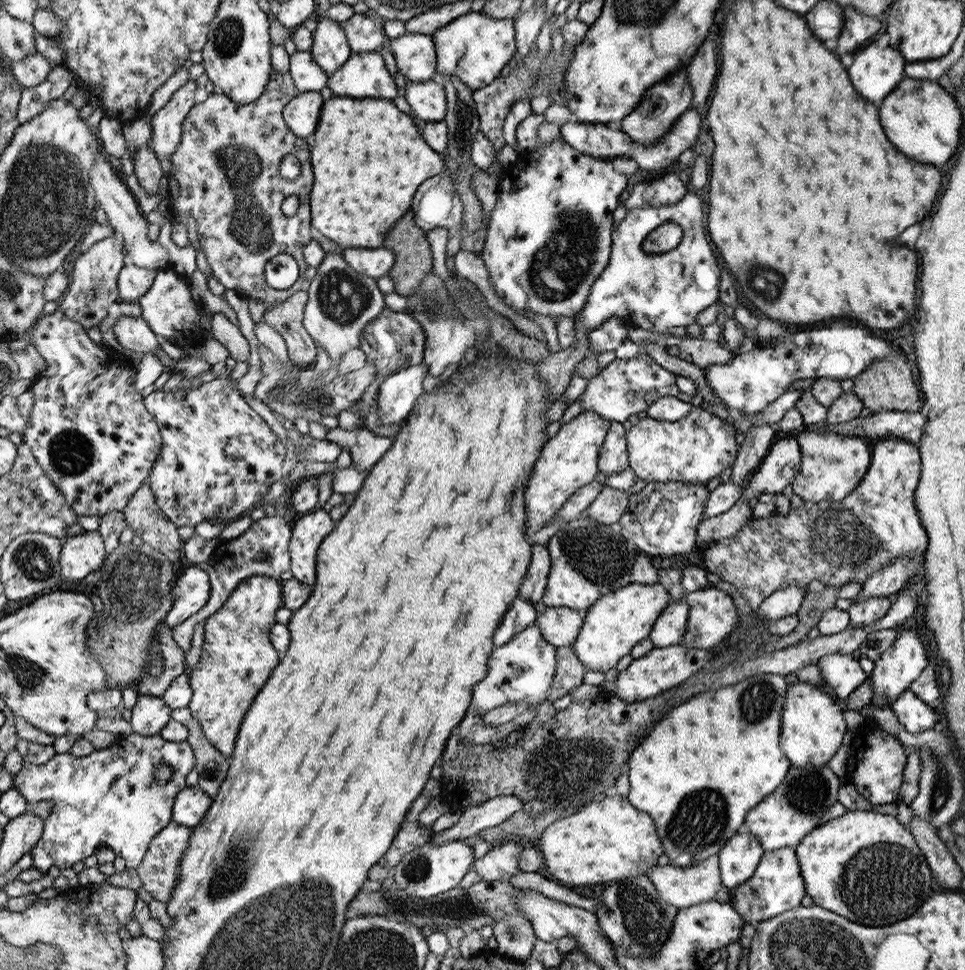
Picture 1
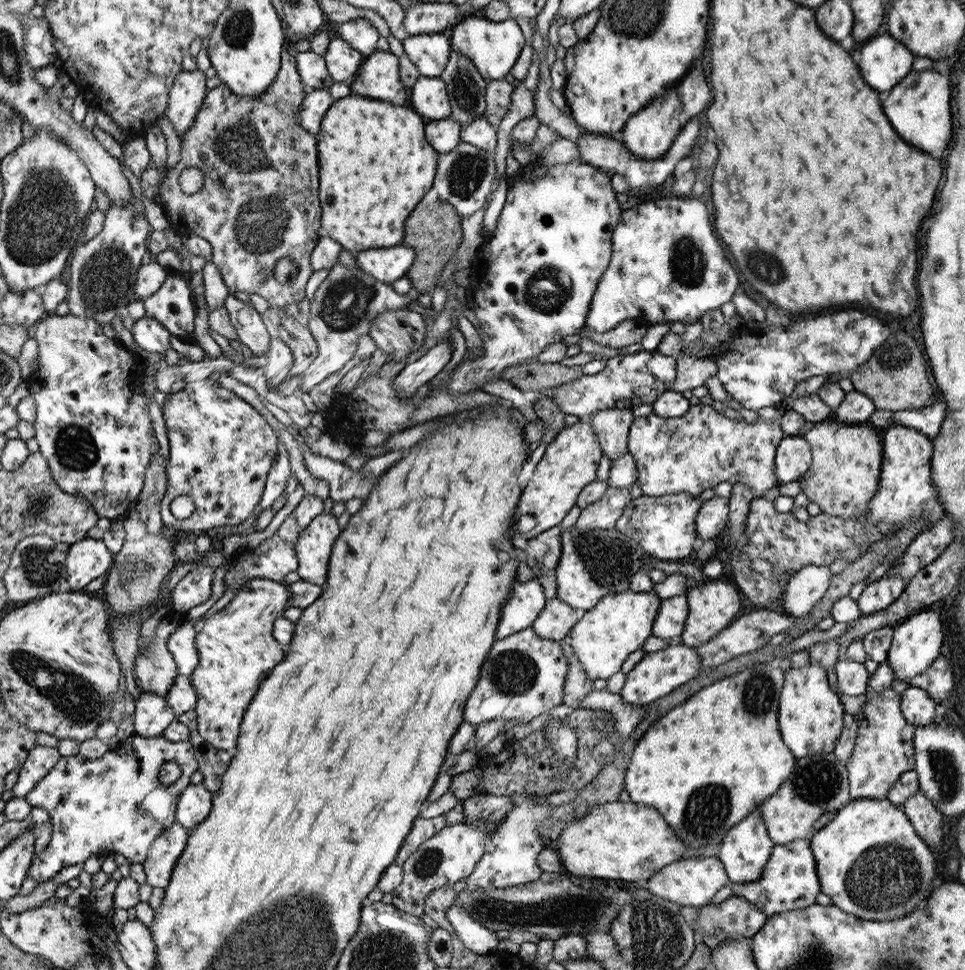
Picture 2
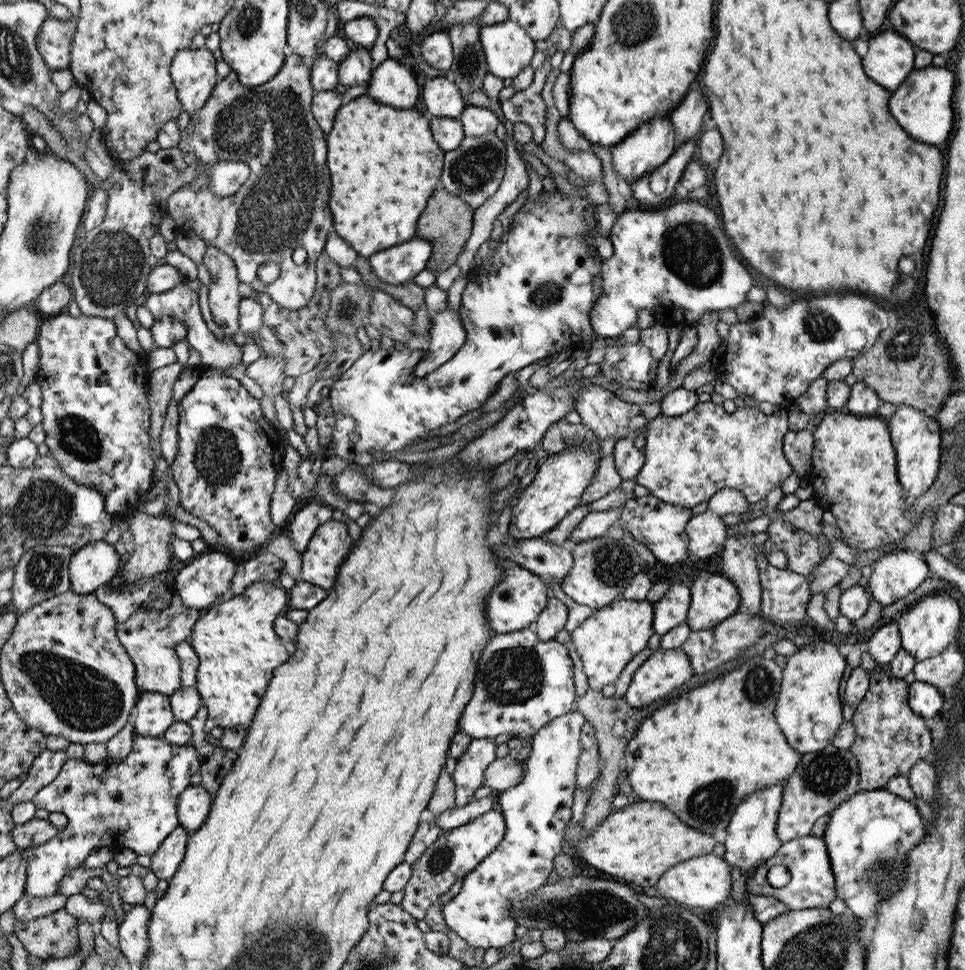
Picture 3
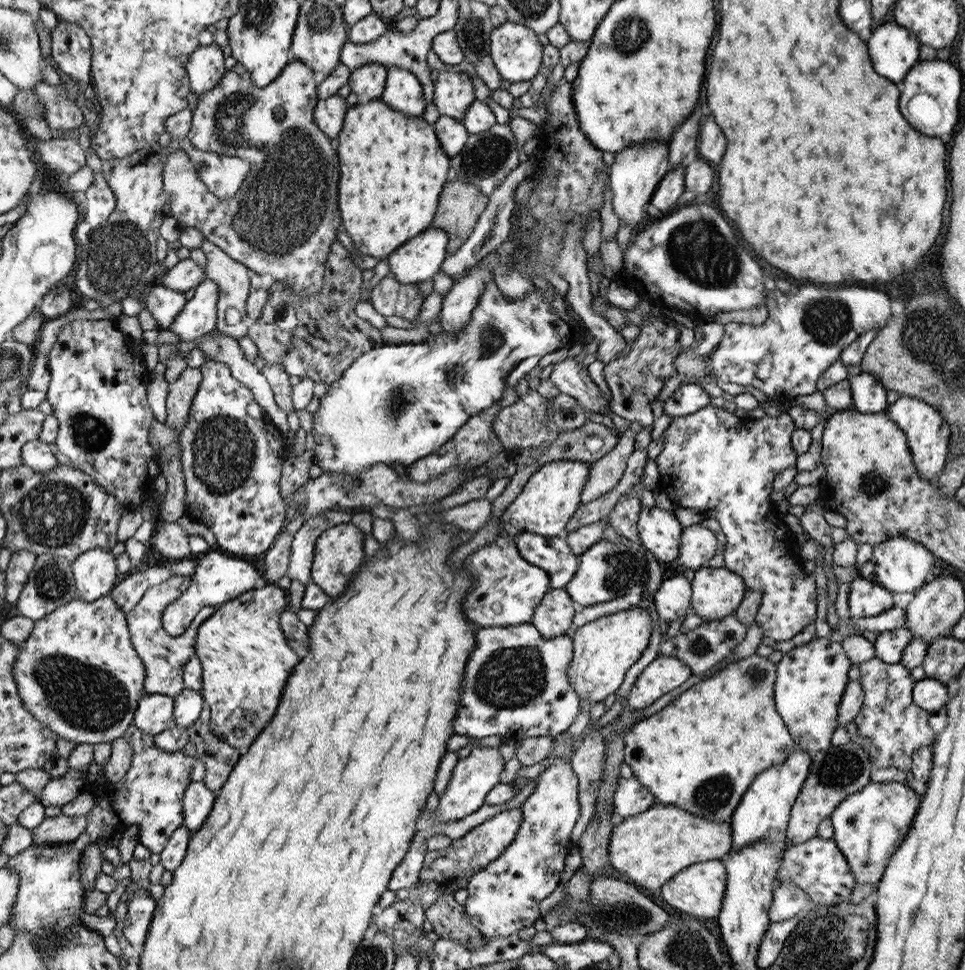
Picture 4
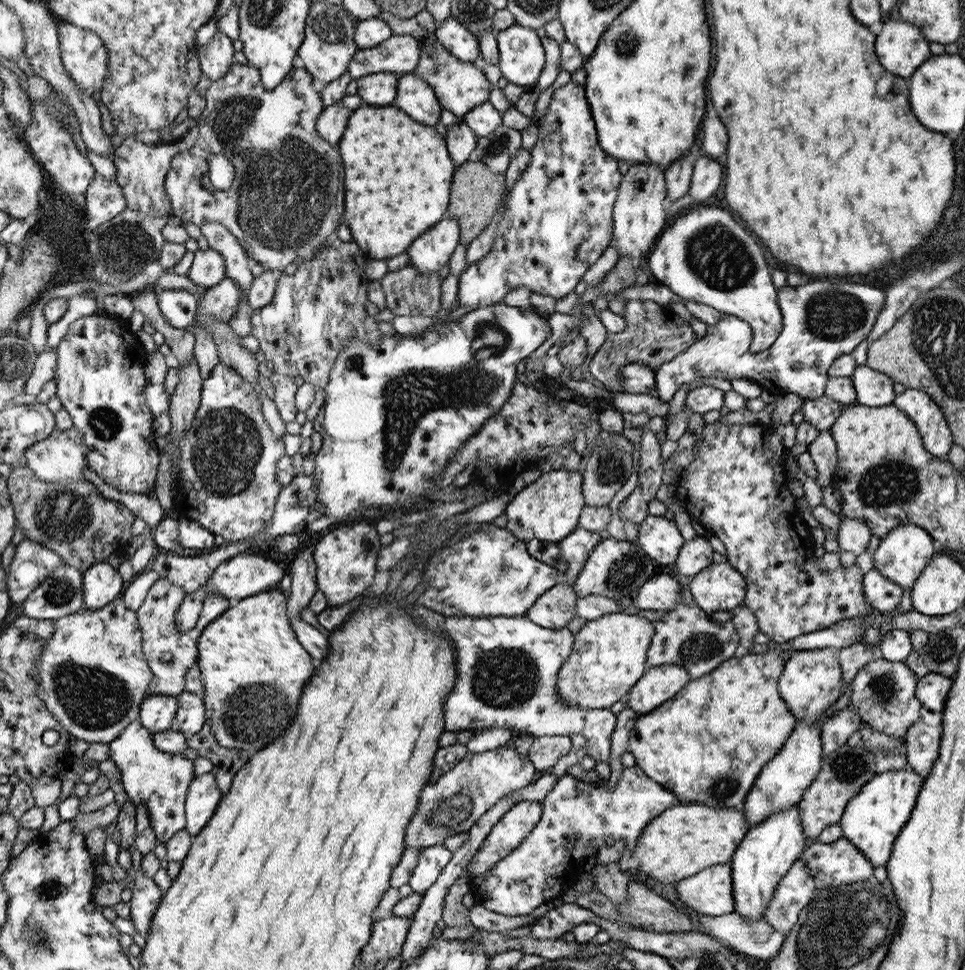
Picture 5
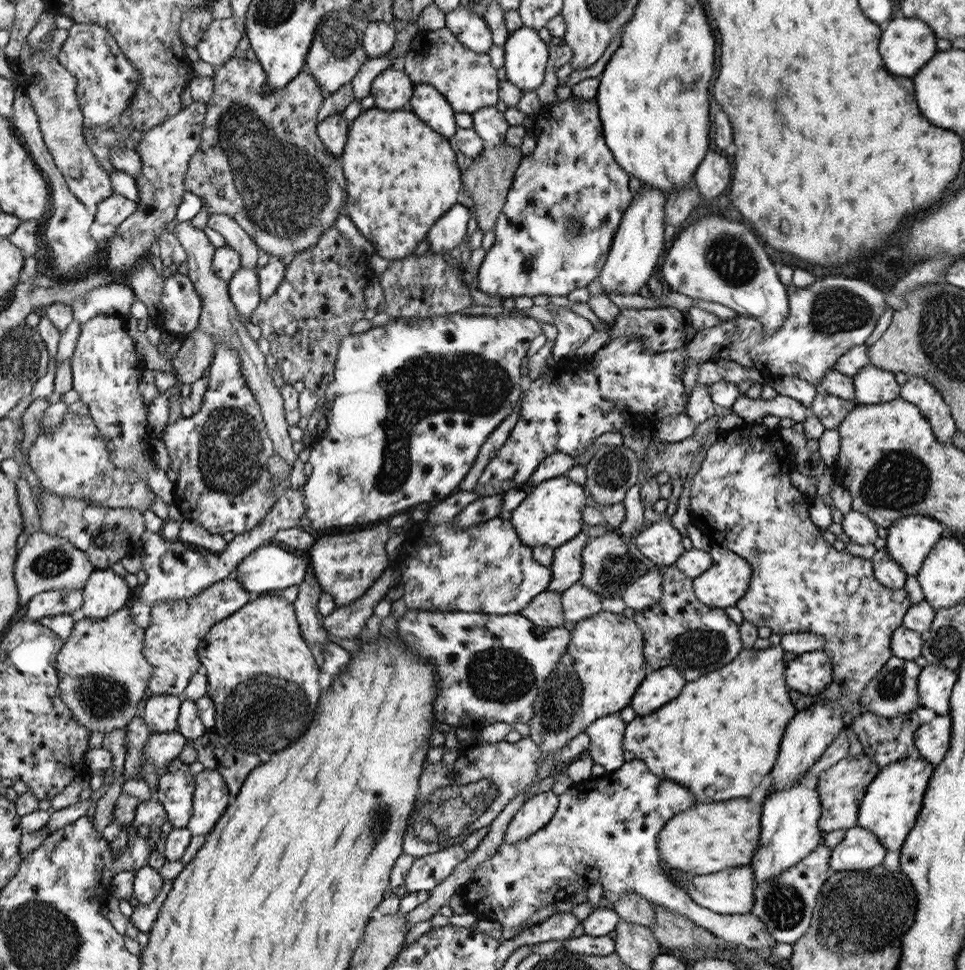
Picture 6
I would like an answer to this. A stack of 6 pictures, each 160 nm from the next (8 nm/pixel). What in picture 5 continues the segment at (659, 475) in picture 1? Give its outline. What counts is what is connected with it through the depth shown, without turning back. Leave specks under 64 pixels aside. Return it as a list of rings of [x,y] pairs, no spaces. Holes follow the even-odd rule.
[[[718,423],[714,425],[707,425],[700,440],[695,442],[697,445],[697,451],[695,452],[695,457],[692,463],[688,465],[688,470],[684,470],[682,474],[683,482],[677,486],[675,491],[675,497],[679,502],[686,507],[687,513],[692,521],[696,521],[706,529],[710,530],[715,536],[720,538],[720,540],[725,544],[727,561],[745,576],[746,582],[748,583],[748,591],[745,594],[744,606],[748,607],[756,617],[759,630],[768,636],[770,639],[775,640],[777,643],[790,642],[793,638],[797,636],[808,634],[809,632],[816,632],[817,630],[822,630],[822,628],[828,628],[830,625],[836,625],[838,621],[842,619],[856,618],[856,617],[875,617],[876,615],[882,615],[882,612],[877,612],[875,608],[872,608],[865,601],[865,591],[864,591],[864,574],[862,570],[858,569],[856,565],[851,567],[842,567],[840,565],[832,572],[827,572],[820,574],[818,566],[816,566],[816,556],[812,554],[818,552],[819,550],[814,546],[812,542],[809,520],[807,517],[796,518],[798,516],[798,508],[796,506],[796,497],[792,496],[788,492],[788,484],[786,484],[786,477],[784,474],[785,468],[785,458],[789,452],[788,448],[784,446],[780,439],[774,435],[774,432],[770,430],[769,427],[756,424],[750,426],[743,426],[740,424],[734,424],[734,426],[729,425],[719,425]]]

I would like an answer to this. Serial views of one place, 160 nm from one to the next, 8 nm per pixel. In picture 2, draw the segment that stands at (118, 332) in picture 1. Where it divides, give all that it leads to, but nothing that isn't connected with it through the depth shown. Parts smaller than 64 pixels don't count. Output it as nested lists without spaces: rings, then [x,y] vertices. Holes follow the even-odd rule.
[[[144,317],[134,322],[131,333],[136,344],[151,354],[165,355],[171,348],[172,334],[152,318]]]

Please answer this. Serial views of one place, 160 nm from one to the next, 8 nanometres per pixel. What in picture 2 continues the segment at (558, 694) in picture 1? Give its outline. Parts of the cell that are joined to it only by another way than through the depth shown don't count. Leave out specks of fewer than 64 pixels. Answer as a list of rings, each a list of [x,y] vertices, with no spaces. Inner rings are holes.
[[[564,638],[562,650],[565,650],[565,657],[569,658],[569,674],[565,678],[564,703],[572,706],[576,711],[582,707],[582,699],[594,689],[593,680],[588,678],[586,671],[574,654],[570,640]]]

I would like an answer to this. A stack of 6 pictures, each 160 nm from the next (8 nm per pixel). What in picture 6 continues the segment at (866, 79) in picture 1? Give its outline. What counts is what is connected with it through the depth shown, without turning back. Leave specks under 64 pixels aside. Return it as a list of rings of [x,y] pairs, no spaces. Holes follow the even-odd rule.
[[[895,18],[882,31],[882,58],[892,74],[915,74],[938,52],[933,30],[917,18]]]

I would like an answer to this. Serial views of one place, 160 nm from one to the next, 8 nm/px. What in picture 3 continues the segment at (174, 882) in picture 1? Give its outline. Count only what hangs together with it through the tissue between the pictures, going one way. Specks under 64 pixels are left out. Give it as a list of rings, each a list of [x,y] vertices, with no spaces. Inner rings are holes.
[[[179,826],[166,838],[161,848],[151,855],[149,870],[154,872],[159,880],[169,881],[177,873],[185,858],[190,836],[184,827]]]

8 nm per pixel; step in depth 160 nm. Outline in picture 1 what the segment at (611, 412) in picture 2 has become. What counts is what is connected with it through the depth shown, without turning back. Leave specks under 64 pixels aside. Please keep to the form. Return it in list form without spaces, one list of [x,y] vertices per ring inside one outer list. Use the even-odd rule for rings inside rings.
[[[610,422],[608,436],[600,452],[600,470],[607,476],[618,474],[629,467],[627,430],[628,424]]]

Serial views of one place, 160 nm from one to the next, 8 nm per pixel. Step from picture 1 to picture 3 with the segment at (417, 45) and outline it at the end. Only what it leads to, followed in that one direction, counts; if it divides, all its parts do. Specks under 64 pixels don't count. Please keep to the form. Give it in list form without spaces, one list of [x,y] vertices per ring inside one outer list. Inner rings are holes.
[[[447,30],[431,33],[419,45],[424,60],[438,70],[449,70],[453,66],[453,43]]]

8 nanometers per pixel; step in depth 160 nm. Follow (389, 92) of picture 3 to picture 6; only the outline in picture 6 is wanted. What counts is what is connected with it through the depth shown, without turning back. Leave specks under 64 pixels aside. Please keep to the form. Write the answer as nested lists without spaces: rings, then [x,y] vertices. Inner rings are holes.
[[[428,84],[414,85],[414,94],[409,98],[407,109],[412,110],[422,122],[430,122],[430,128],[438,134],[452,138],[457,132],[456,121],[454,121],[453,106],[448,99]]]

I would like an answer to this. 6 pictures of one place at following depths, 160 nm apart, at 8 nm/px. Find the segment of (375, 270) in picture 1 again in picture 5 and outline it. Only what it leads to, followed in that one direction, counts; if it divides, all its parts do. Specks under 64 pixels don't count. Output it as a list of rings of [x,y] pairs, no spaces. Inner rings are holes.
[[[446,216],[437,222],[434,230],[428,230],[406,249],[409,264],[422,274],[438,272],[449,264],[452,253],[459,245],[459,224]]]

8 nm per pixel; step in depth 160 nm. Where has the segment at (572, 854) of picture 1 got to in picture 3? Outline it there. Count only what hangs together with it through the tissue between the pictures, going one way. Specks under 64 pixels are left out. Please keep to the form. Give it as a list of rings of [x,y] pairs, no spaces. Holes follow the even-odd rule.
[[[639,801],[610,816],[594,828],[588,838],[573,843],[578,856],[589,864],[611,874],[642,891],[653,892],[657,882],[679,862],[712,853],[716,846],[714,836],[682,824],[674,812],[658,802]]]

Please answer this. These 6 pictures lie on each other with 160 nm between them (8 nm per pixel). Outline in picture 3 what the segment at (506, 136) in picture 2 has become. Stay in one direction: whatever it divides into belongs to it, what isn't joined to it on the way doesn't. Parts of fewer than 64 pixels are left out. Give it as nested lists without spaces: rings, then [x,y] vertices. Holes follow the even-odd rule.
[[[546,56],[545,61],[534,73],[532,84],[506,99],[503,103],[506,117],[514,122],[524,122],[532,130],[533,141],[541,145],[546,135],[545,114],[547,114],[542,91],[546,84],[551,58]]]

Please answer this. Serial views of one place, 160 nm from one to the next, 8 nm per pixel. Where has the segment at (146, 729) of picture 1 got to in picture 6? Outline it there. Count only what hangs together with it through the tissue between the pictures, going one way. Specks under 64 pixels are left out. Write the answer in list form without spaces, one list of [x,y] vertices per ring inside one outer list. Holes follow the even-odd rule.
[[[172,694],[150,695],[142,717],[154,733],[175,732],[180,716],[181,697]]]

